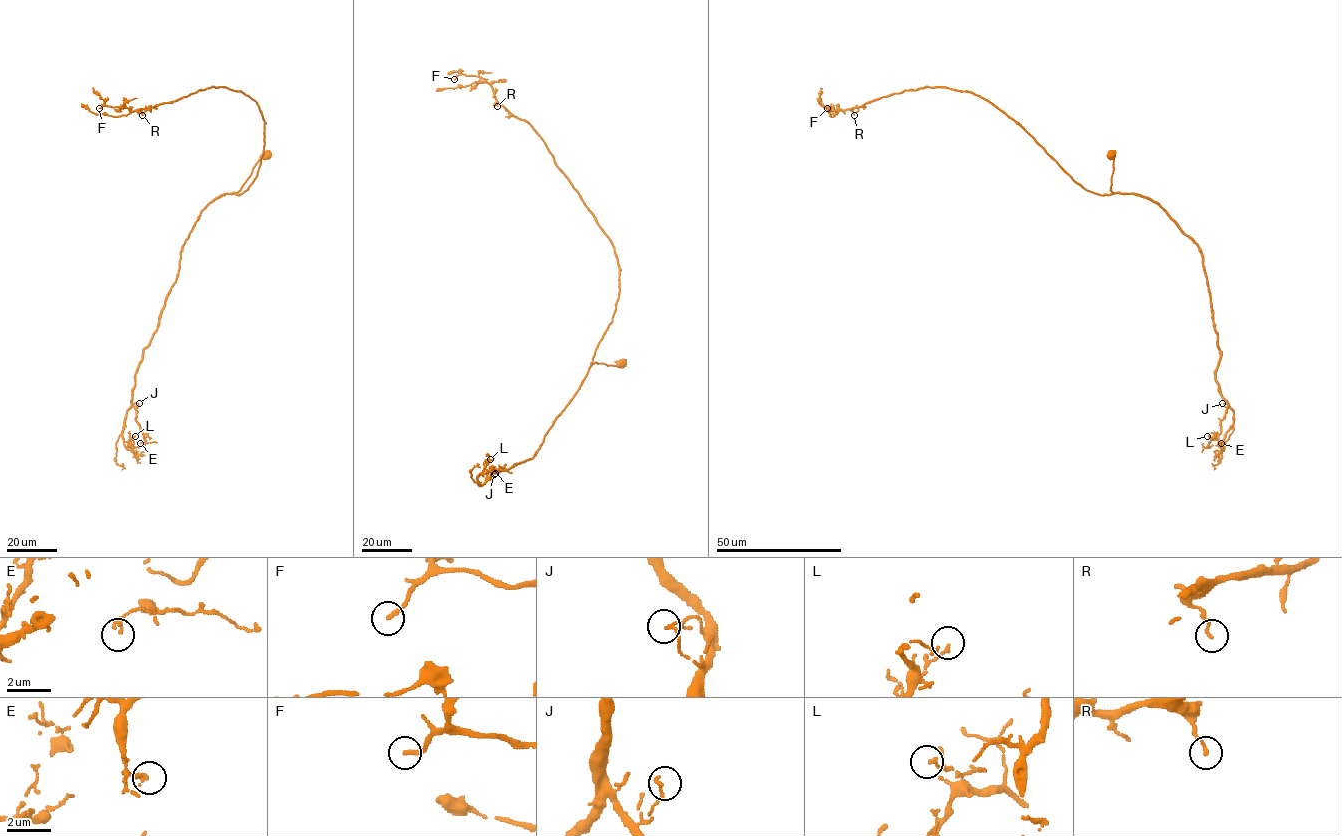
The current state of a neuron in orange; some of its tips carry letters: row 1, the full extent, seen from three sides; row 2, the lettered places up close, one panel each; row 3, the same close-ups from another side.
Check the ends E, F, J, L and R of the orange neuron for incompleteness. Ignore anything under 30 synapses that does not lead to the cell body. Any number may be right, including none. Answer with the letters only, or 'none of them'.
F

